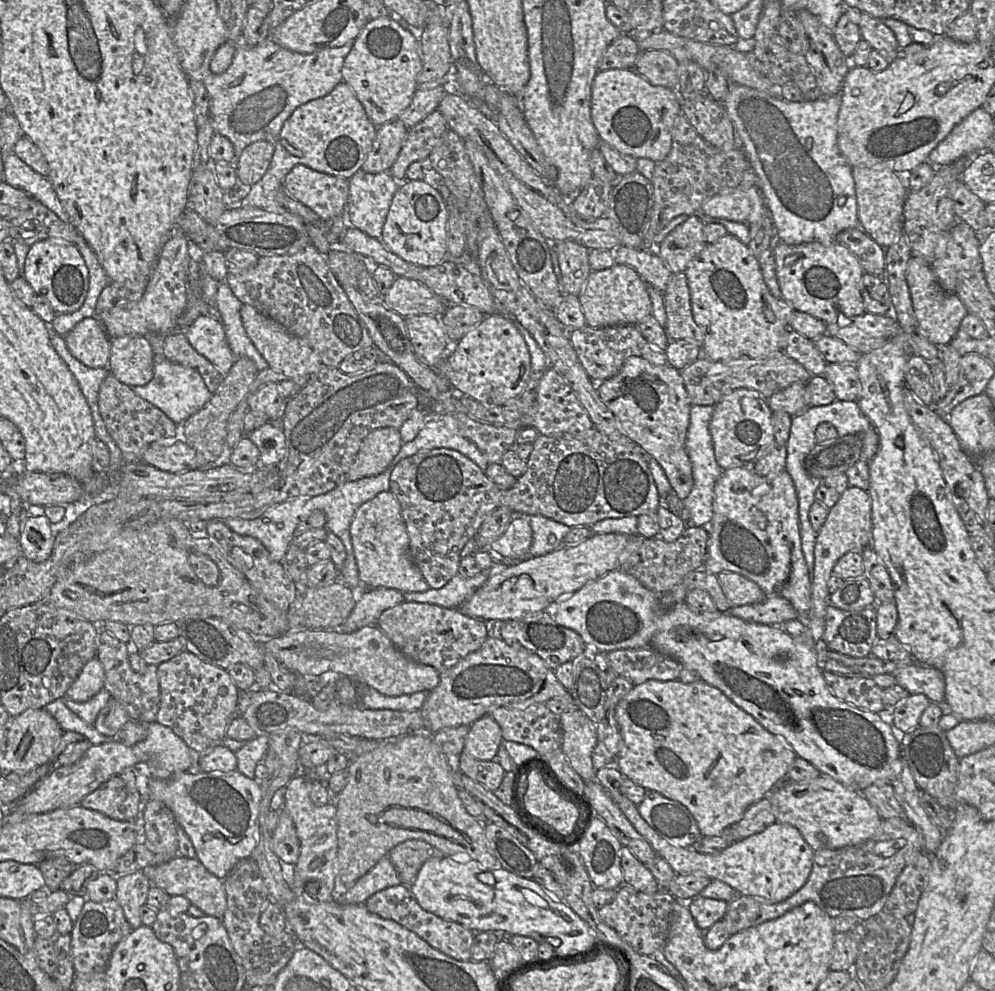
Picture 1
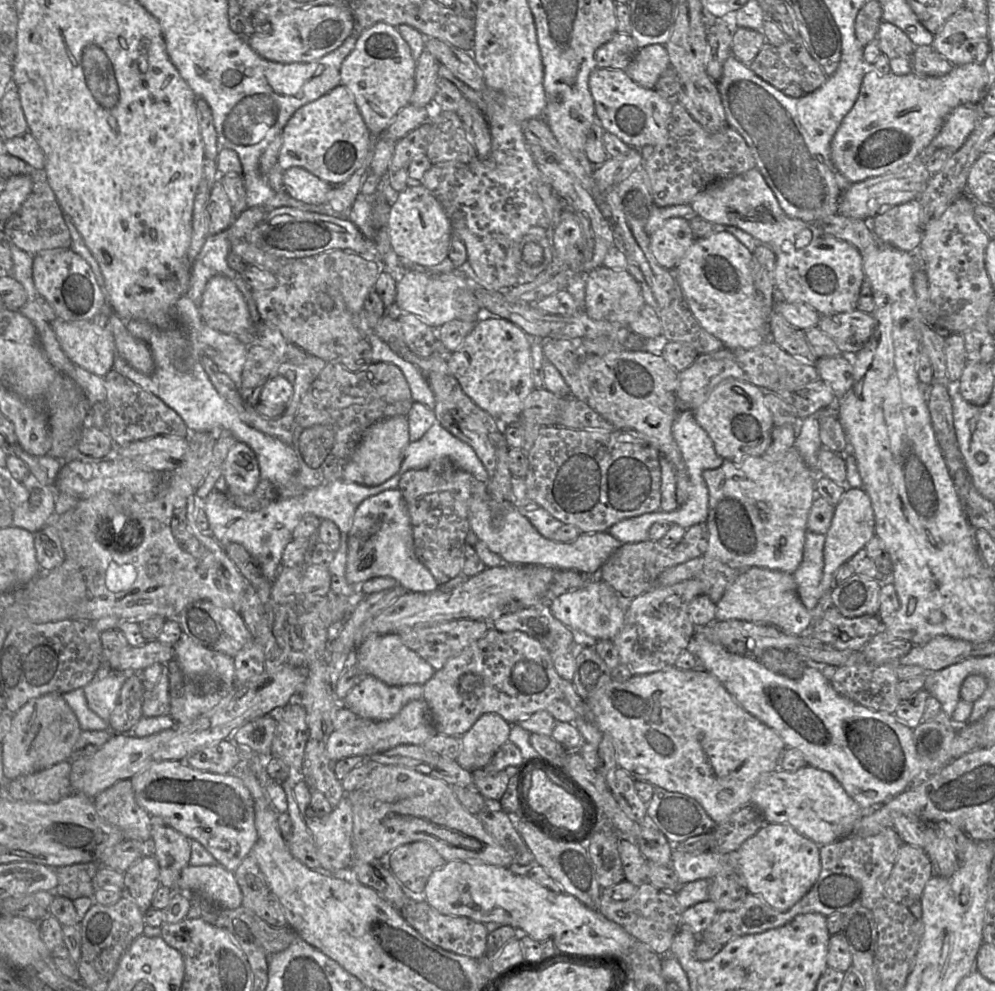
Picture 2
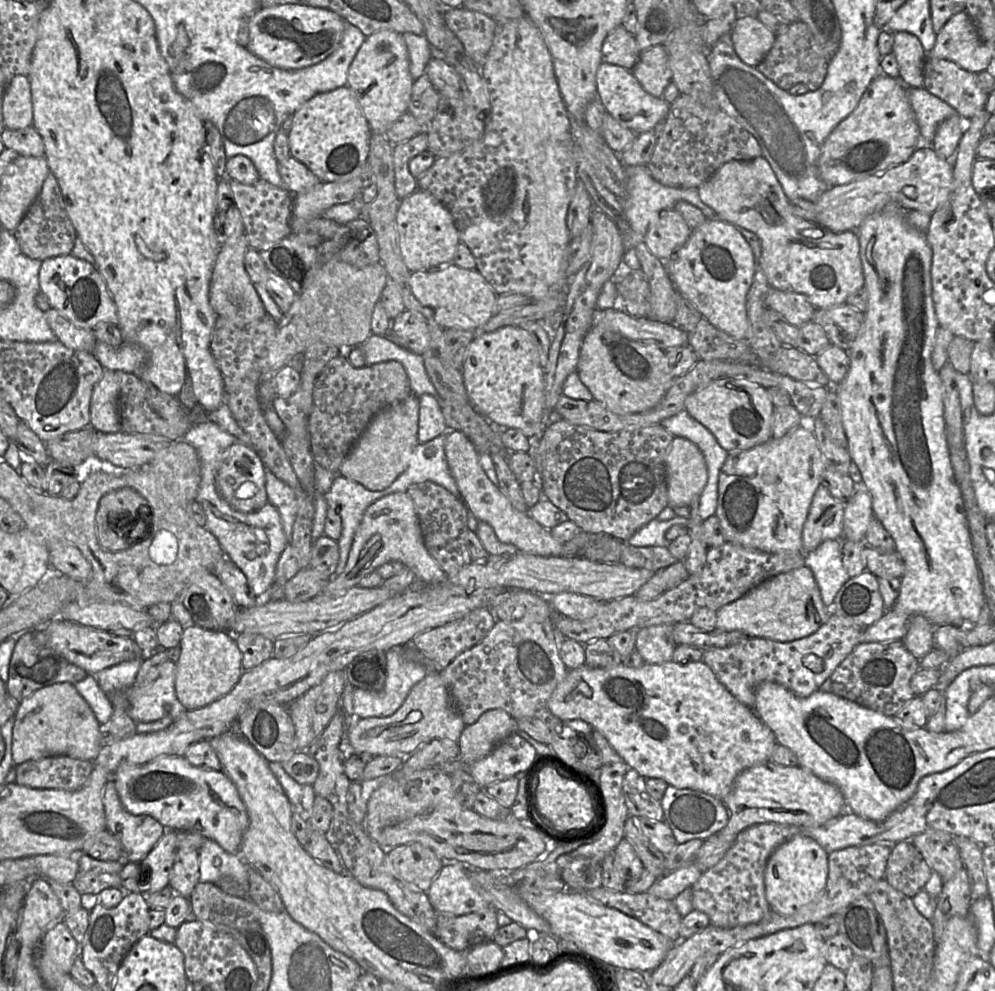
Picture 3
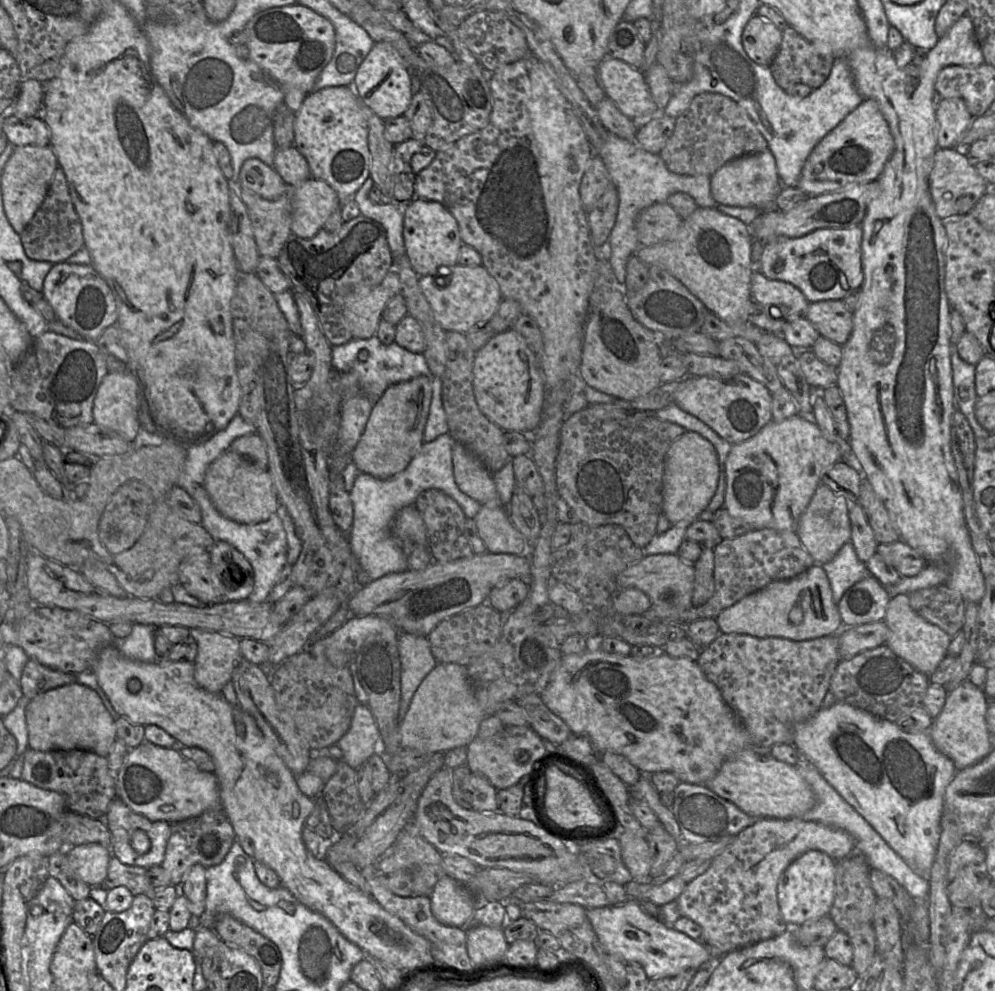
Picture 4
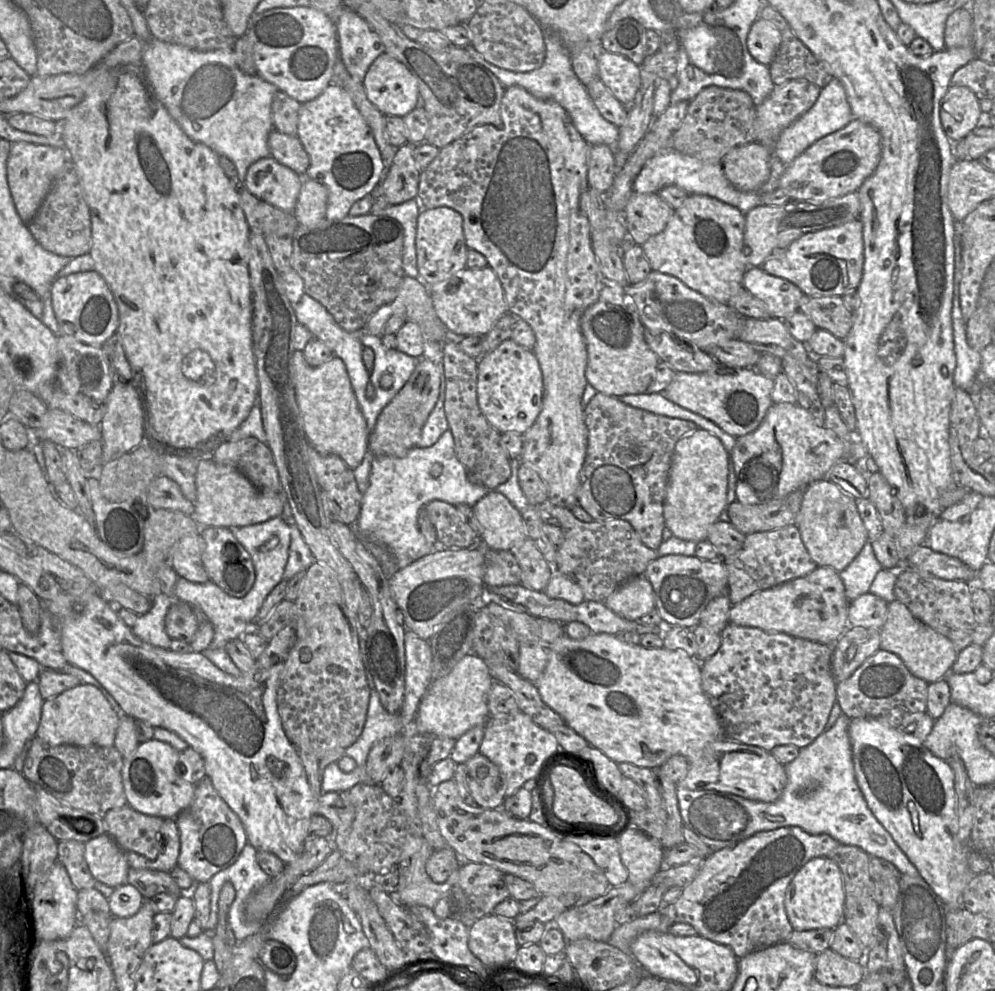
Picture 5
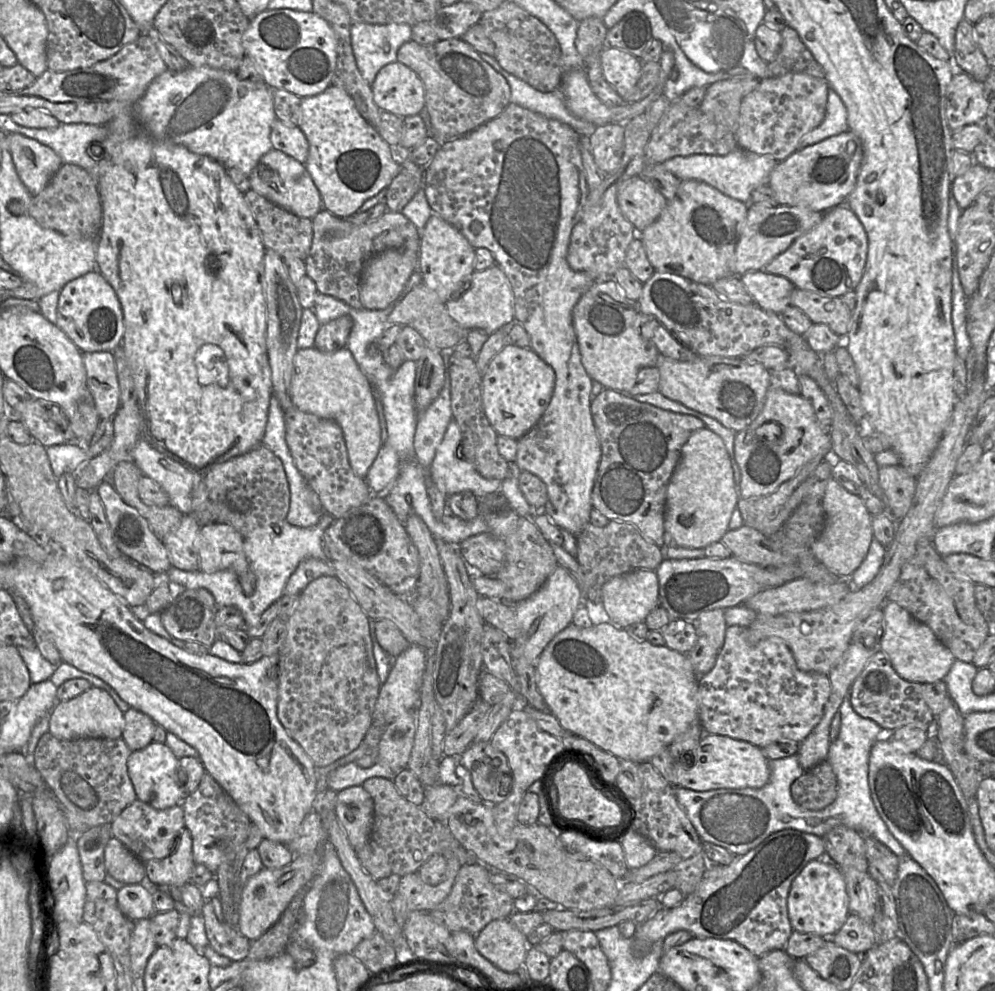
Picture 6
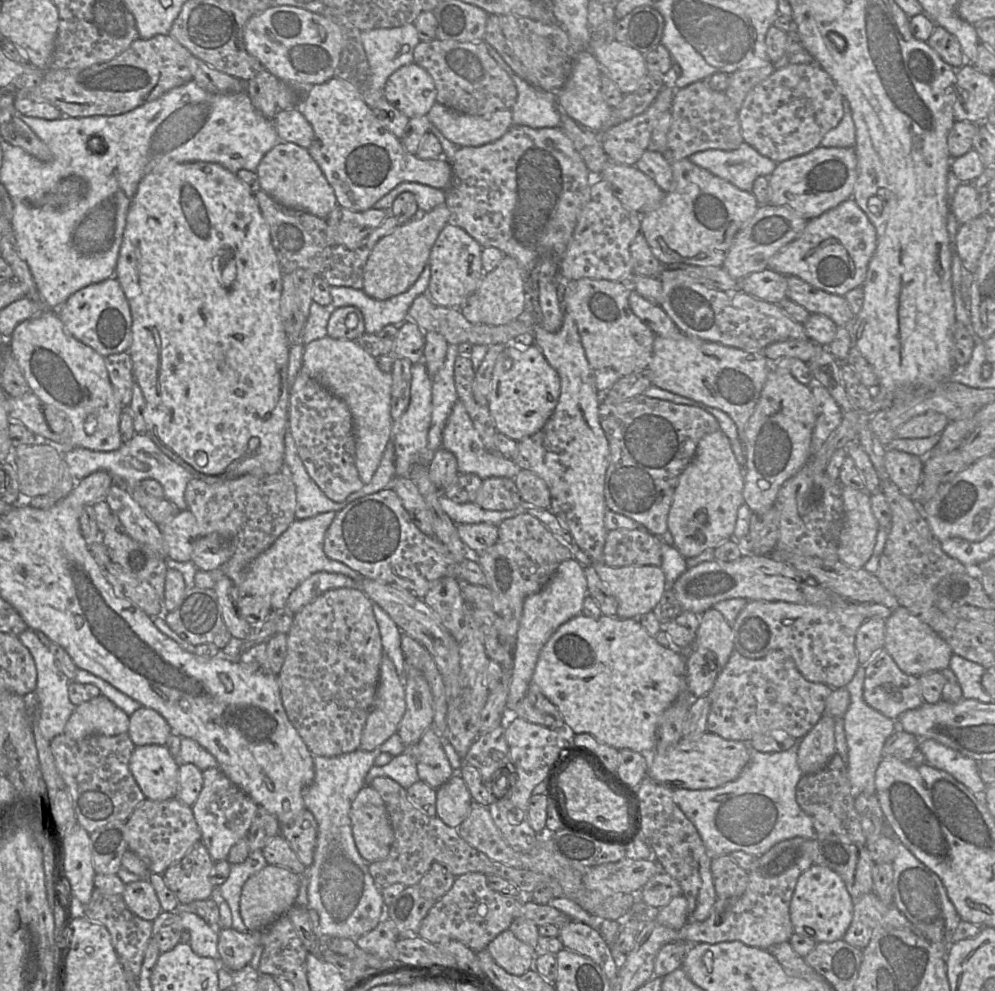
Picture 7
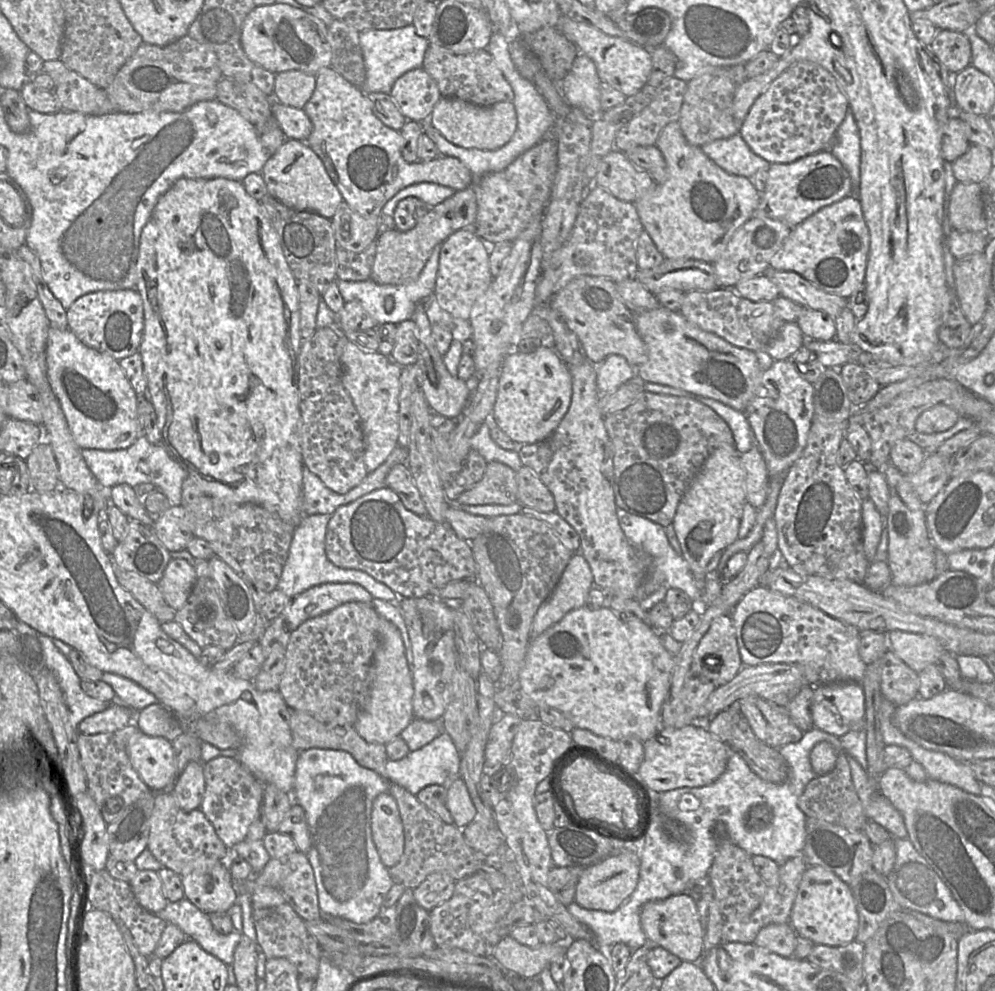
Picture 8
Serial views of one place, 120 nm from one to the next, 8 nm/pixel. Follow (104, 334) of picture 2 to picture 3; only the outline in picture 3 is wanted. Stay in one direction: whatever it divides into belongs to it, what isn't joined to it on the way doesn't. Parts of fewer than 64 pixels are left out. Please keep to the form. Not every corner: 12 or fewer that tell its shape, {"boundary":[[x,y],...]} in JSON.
{"boundary":[[52,307],[44,314],[62,344],[93,353],[93,330],[76,327]]}

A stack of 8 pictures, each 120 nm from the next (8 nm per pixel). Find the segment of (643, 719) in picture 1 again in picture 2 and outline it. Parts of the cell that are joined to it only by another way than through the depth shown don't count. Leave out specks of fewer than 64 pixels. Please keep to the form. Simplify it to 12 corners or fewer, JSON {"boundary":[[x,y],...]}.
{"boundary":[[704,669],[585,701],[635,780],[716,825],[786,748]]}

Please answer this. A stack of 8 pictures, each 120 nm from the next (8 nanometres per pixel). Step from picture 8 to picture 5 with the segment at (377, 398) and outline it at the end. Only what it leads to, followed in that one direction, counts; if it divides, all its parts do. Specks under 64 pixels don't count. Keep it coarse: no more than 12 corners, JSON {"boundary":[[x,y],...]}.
{"boundary":[[295,350],[303,430],[354,470],[370,432],[343,361]]}

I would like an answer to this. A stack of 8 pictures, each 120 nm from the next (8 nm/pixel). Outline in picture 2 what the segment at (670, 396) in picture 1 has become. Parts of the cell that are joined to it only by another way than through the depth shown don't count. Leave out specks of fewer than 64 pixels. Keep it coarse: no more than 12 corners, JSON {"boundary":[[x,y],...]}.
{"boundary":[[646,350],[581,357],[586,403],[689,478],[672,435],[678,373]]}

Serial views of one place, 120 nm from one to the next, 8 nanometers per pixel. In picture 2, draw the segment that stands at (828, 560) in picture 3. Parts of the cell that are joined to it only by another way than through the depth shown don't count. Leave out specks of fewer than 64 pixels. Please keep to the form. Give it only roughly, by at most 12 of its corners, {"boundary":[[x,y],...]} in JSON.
{"boundary":[[806,531],[793,573],[803,605],[822,598],[825,535]]}

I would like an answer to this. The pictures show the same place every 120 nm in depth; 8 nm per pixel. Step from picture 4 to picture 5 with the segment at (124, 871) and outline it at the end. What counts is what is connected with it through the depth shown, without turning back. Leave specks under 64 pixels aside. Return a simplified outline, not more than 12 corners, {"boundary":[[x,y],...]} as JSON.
{"boundary":[[129,868],[127,884],[143,898],[180,897],[168,872]]}

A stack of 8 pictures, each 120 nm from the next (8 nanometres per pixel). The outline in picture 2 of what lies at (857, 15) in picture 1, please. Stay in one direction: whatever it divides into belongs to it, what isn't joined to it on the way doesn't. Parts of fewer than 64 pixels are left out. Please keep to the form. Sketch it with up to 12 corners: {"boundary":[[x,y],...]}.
{"boundary":[[881,21],[876,38],[892,73],[913,71],[915,45],[904,31]]}

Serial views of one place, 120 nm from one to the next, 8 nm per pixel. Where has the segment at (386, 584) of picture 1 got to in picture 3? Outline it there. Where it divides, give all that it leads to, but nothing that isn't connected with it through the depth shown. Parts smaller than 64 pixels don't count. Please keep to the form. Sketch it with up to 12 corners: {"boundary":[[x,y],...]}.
{"boundary":[[407,492],[367,507],[344,571],[322,593],[339,597],[392,561],[416,580],[447,575],[425,546]]}

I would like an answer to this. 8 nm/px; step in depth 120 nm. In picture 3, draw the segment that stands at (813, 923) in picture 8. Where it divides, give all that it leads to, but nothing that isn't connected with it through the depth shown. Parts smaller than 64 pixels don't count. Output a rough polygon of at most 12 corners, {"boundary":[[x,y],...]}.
{"boundary":[[795,835],[767,861],[765,896],[790,916],[825,888],[828,853]]}

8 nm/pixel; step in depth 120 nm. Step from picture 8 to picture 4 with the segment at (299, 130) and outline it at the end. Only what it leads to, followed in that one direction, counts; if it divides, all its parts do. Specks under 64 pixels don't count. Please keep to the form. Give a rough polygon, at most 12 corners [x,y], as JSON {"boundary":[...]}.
{"boundary":[[294,145],[276,149],[273,167],[289,188],[311,177]]}

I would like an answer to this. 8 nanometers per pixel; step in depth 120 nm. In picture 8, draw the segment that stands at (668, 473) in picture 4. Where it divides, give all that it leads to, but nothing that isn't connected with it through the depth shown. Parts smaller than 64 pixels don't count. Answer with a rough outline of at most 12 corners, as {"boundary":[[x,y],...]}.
{"boundary":[[713,451],[672,525],[696,587],[738,538],[745,472]]}

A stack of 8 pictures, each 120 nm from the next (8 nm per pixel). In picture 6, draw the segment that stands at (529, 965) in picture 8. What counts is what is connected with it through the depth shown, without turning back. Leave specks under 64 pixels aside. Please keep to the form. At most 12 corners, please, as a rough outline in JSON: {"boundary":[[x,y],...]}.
{"boundary":[[509,919],[488,923],[478,952],[504,972],[523,966],[524,936]]}

